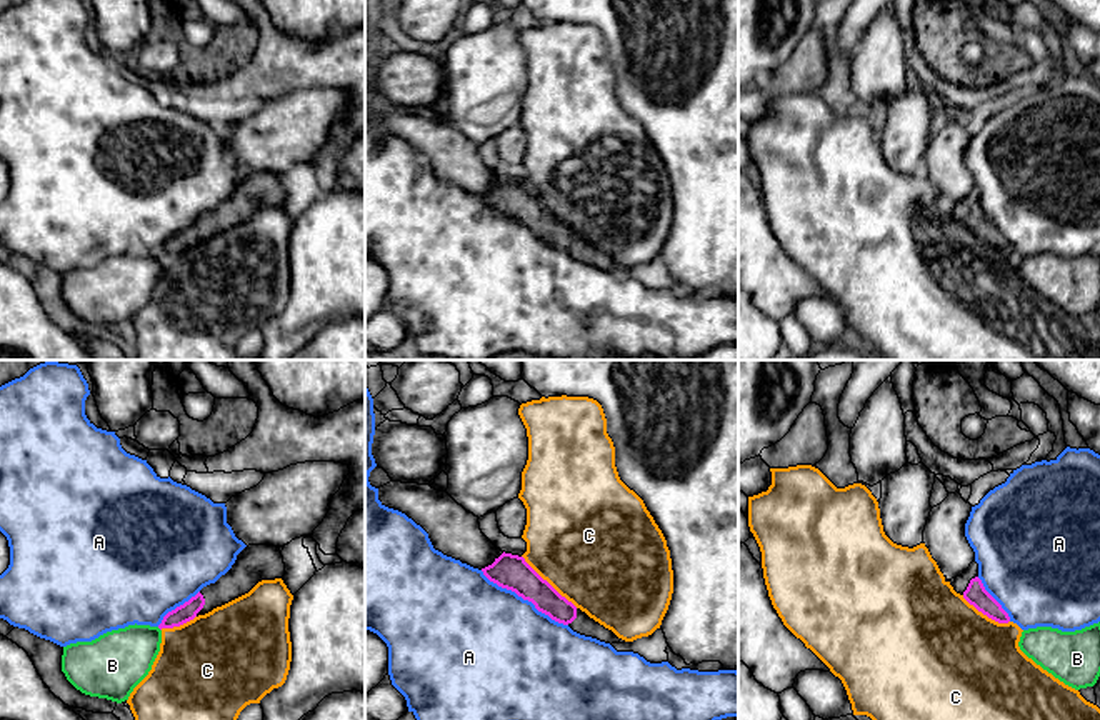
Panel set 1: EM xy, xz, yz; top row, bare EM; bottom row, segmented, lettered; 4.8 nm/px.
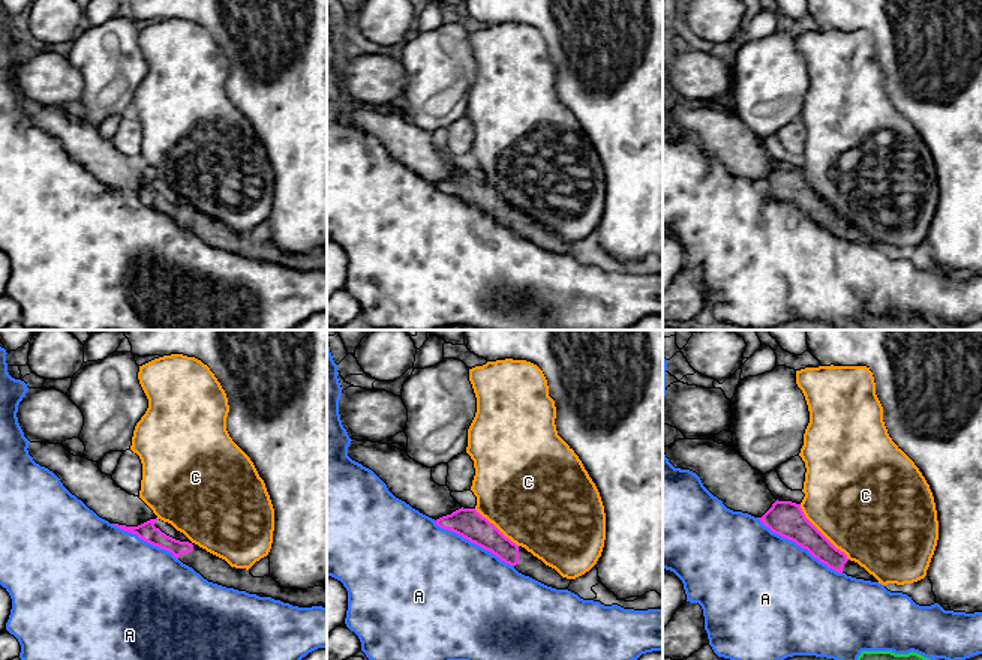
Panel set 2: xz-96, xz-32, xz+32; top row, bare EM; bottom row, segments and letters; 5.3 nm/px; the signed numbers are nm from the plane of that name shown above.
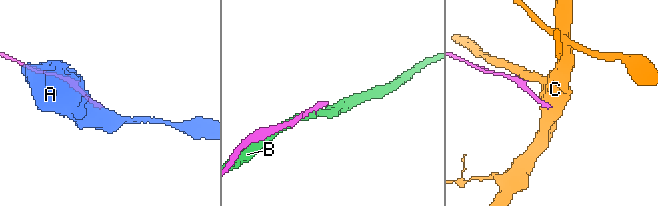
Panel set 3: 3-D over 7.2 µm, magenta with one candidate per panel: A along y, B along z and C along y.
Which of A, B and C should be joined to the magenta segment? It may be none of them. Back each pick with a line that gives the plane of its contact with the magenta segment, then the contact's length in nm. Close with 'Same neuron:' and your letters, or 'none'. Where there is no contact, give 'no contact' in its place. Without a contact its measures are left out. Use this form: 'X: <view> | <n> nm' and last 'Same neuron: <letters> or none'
Same neuron: none

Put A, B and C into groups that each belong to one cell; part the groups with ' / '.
A / B / C

